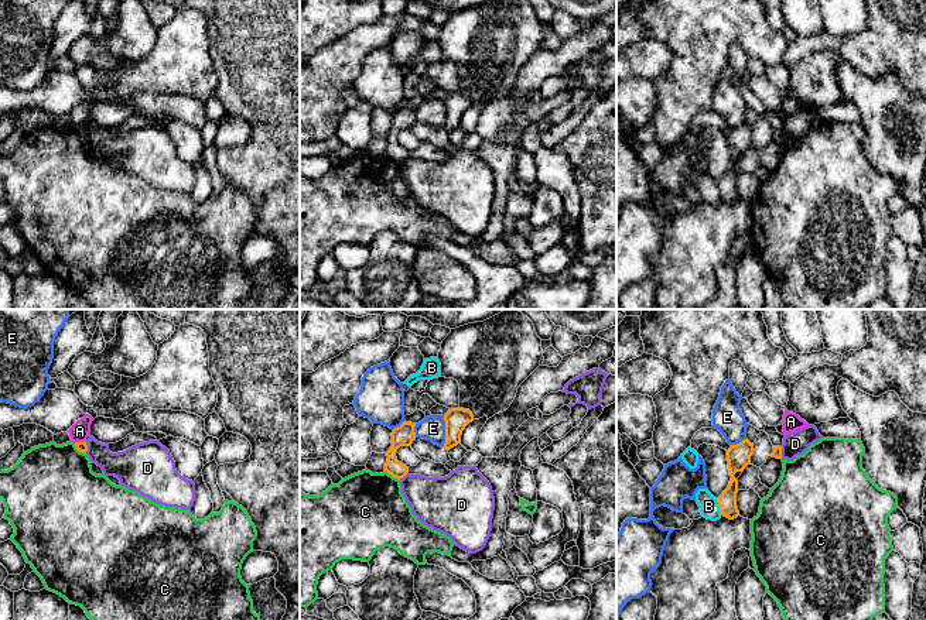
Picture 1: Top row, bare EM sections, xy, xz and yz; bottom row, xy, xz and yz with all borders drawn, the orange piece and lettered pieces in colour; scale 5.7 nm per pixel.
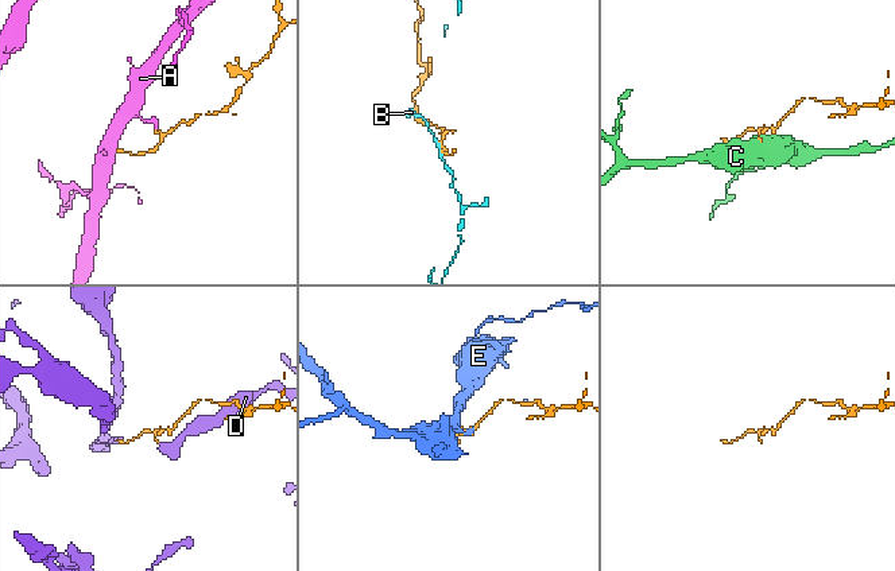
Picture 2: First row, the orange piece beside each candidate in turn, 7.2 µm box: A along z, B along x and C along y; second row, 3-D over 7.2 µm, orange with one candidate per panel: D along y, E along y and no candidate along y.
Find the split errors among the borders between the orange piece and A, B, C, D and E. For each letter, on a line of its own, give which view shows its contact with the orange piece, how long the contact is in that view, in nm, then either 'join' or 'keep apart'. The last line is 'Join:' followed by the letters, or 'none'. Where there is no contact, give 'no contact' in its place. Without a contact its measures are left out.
A: xy | 60 nm | keep apart
B: yz | 100 nm | keep apart
C: xz | 110 nm | keep apart
D: xz | 70 nm | keep apart
E: xz | 180 nm | keep apart
Join: none

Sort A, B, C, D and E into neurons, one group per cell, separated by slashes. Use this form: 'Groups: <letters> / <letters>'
Groups: A / B / C / D / E

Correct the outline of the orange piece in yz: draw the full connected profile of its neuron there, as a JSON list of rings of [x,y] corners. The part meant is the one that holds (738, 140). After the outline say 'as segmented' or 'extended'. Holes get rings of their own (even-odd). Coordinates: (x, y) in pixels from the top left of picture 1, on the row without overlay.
[[[744,123],[737,129],[731,129],[731,131],[727,134],[731,165],[717,185],[721,199],[729,203],[734,203],[739,199],[737,191],[738,164],[734,161],[734,158],[737,155],[742,155],[751,147],[752,137],[754,129],[748,123]]]; as segmented

